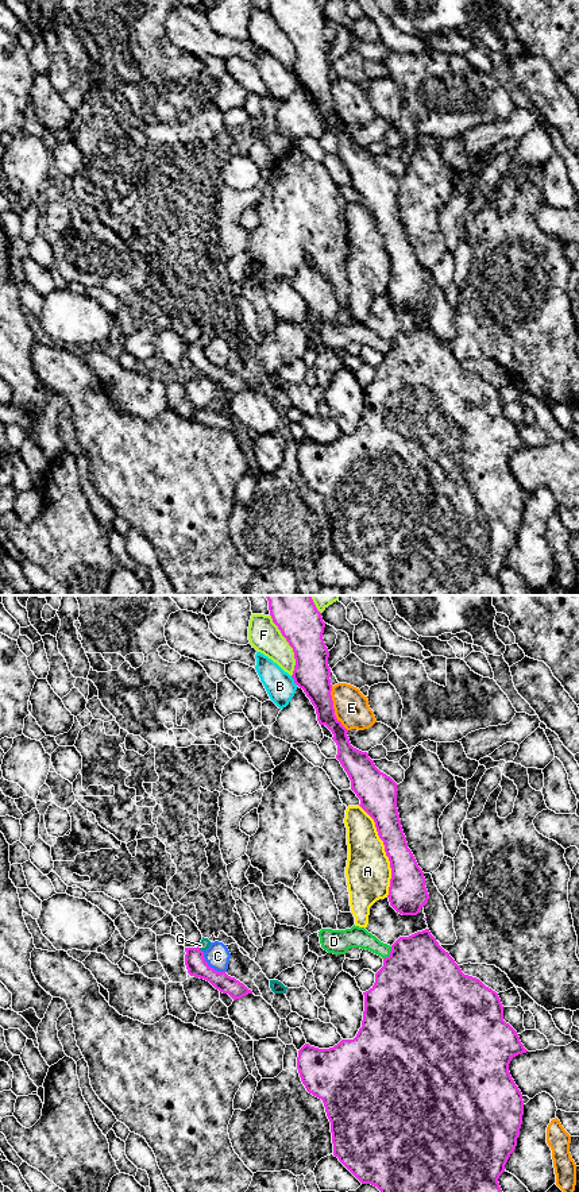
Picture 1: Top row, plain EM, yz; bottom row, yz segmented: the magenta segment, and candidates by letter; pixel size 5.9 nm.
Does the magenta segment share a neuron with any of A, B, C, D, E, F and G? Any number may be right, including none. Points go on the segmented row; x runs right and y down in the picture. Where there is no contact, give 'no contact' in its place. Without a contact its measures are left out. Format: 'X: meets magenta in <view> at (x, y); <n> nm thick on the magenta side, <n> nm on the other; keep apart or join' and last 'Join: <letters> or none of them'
A: meets magenta in yz at (385, 851); 200 nm thick on the magenta side, 260 nm on the other; keep apart
B: meets magenta in yz at (294, 681); 220 nm thick on the magenta side, 170 nm on the other; keep apart
C: meets magenta in yz at (209, 967); 120 nm thick on the magenta side, 150 nm on the other; keep apart
D: meets magenta in yz at (390, 953); 480 nm thick on the magenta side, 130 nm on the other; keep apart
E: meets magenta in yz at (334, 709); 220 nm thick on the magenta side, 200 nm on the other; keep apart
F: meets magenta in yz at (289, 644); 260 nm thick on the magenta side, 190 nm on the other; keep apart
G: meets magenta in yz at (199, 949); 120 nm thick on the magenta side, 60 nm on the other; keep apart
Join: none of them

